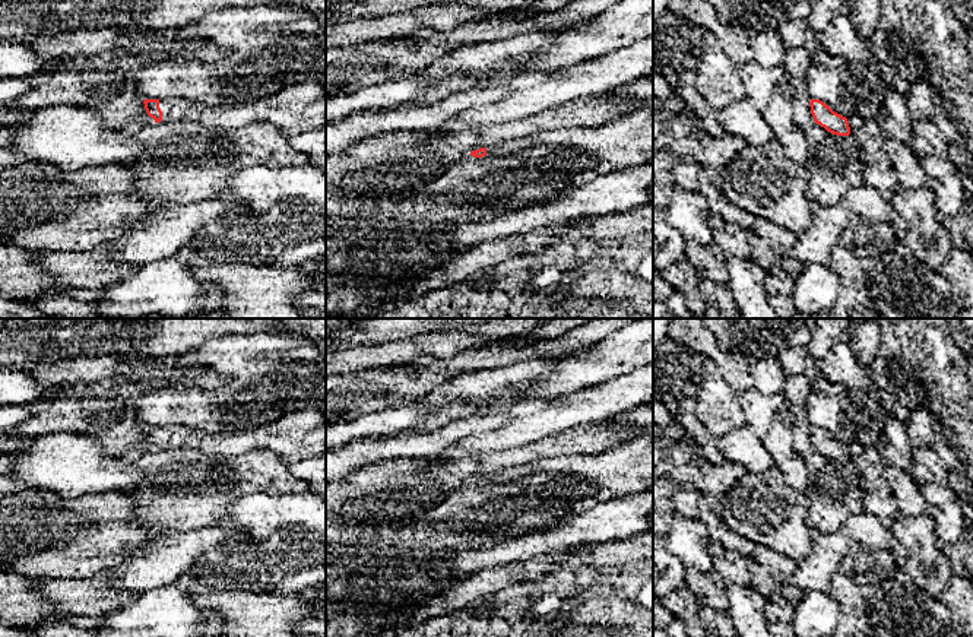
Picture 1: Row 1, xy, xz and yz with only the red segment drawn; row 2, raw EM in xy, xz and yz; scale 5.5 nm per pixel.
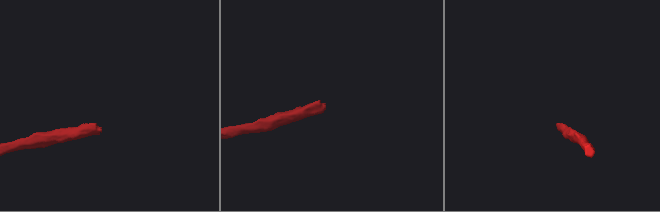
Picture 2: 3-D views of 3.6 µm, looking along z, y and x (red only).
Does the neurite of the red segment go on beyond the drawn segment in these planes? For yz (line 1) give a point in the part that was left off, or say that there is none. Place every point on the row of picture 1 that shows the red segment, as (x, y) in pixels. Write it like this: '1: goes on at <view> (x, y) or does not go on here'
1: does not go on here

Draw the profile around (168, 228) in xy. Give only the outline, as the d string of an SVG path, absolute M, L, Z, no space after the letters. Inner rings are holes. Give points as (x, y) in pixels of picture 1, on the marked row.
M207 199L191 205L153 205L146 216L133 221L108 245L114 259L137 269L186 248L215 219L247 215L248 210L250 207L225 199Z

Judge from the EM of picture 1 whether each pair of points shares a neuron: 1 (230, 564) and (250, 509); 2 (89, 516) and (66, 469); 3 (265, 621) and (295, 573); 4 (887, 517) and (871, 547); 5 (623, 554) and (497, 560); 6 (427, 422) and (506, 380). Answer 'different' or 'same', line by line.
1: same
2: different
3: different
4: different
5: different
6: different

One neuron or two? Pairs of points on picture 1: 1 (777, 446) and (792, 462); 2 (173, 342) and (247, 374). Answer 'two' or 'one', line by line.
1: one
2: two

